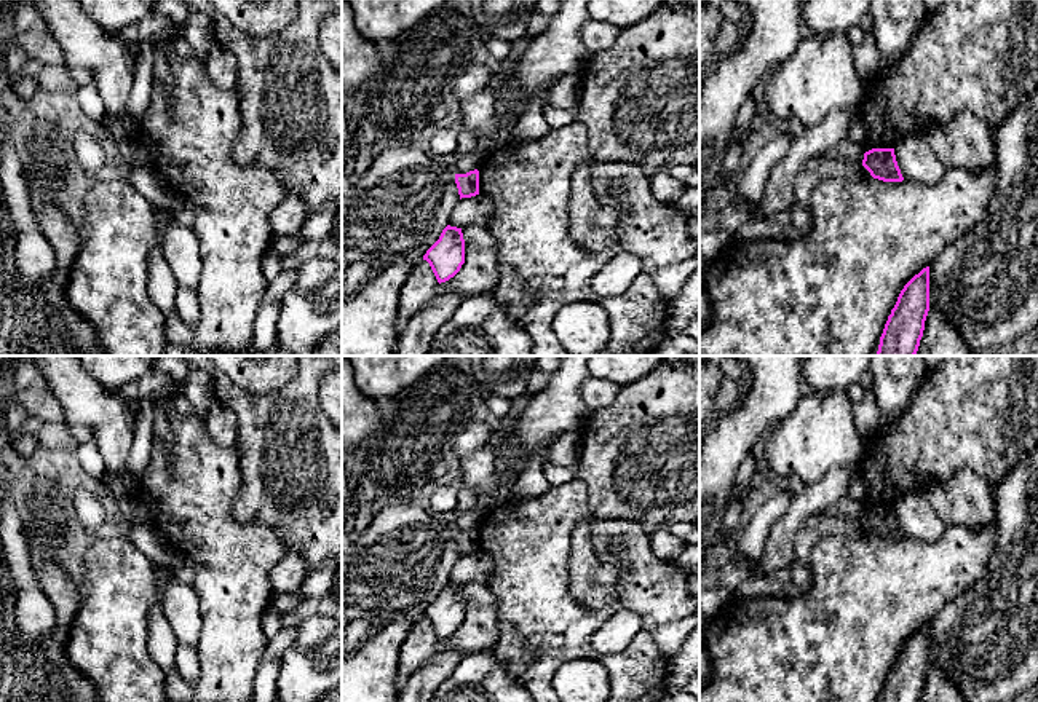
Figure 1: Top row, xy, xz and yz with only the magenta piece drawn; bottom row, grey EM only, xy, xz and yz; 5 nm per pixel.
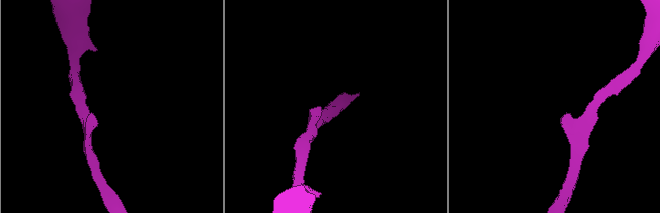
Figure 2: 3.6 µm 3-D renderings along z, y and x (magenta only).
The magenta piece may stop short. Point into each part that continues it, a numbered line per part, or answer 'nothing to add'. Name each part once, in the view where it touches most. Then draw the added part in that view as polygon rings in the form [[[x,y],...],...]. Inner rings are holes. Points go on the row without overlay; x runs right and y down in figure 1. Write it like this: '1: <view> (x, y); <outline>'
nothing to add

